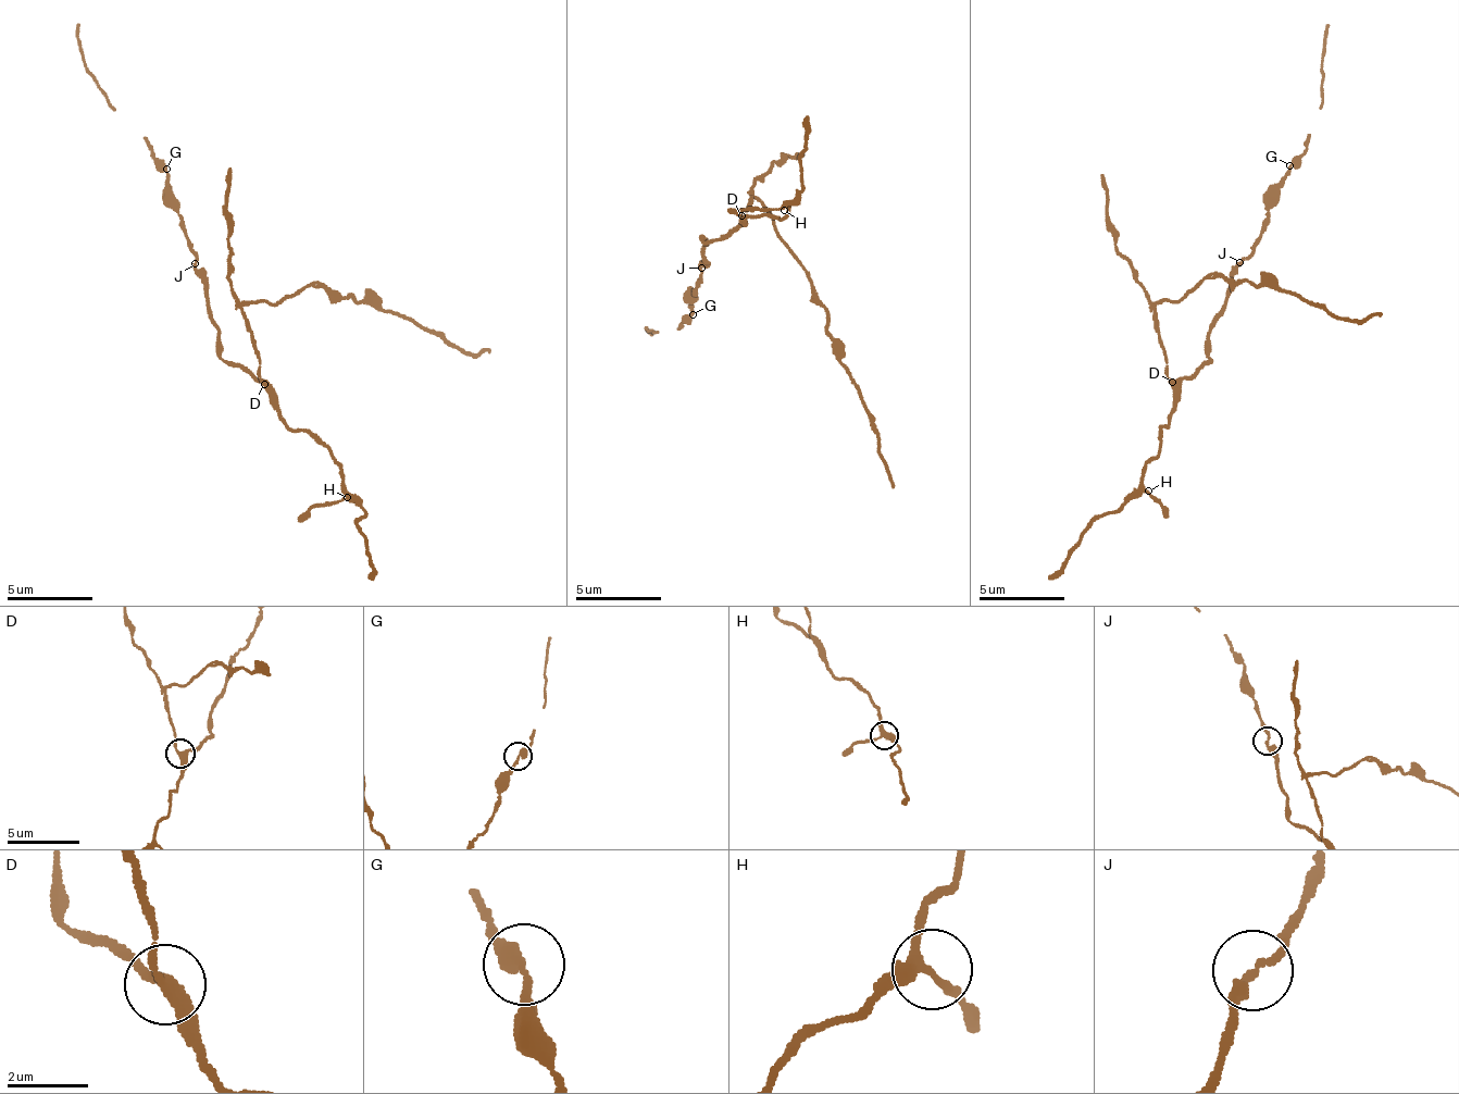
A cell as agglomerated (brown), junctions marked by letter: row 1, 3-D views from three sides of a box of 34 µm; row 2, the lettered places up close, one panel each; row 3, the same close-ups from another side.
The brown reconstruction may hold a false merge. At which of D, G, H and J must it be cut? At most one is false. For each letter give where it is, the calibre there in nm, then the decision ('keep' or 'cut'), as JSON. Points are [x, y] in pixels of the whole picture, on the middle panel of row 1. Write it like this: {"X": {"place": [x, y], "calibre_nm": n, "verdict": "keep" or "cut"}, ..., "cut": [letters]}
{"D": {"place": [742, 215], "calibre_nm": 240, "verdict": "cut"}, "G": {"place": [693, 314], "calibre_nm": 320, "verdict": "keep"}, "H": {"place": [784, 210], "calibre_nm": 240, "verdict": "keep"}, "J": {"place": [701, 268], "calibre_nm": 240, "verdict": "keep"}, "cut": ["D"]}

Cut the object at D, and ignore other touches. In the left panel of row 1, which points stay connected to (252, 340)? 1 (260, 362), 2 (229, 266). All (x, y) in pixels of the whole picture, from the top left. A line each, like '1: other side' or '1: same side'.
1: same side
2: same side

